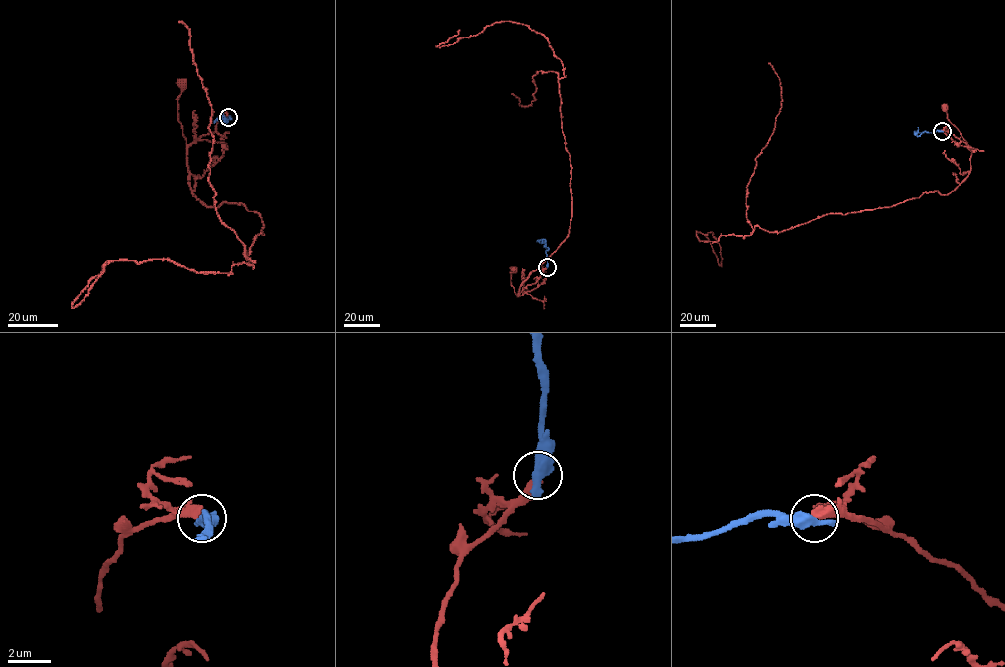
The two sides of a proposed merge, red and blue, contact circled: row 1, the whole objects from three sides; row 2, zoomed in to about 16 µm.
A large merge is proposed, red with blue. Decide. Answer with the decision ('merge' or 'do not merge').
do not merge

